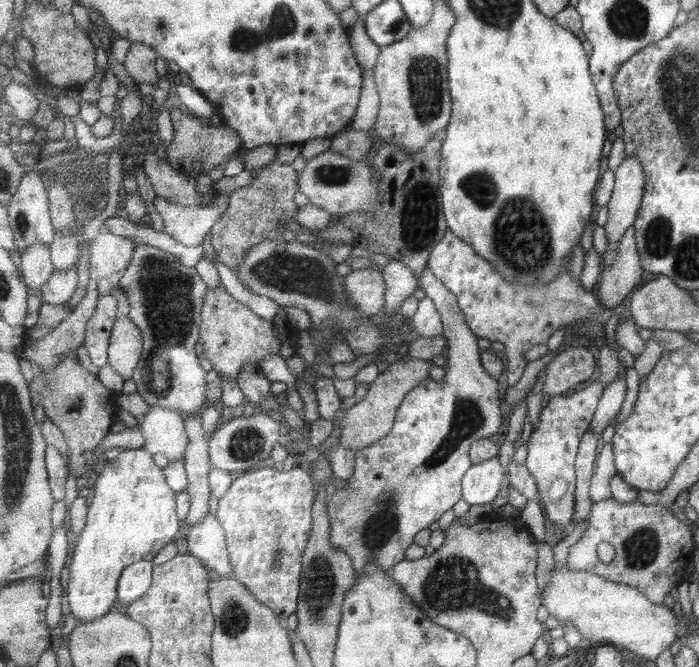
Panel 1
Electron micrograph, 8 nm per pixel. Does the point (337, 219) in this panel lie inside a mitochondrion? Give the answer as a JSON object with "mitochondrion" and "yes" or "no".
{"mitochondrion":"no"}

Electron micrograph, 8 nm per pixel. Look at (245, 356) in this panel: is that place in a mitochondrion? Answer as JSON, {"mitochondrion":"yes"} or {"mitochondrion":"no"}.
{"mitochondrion":"no"}

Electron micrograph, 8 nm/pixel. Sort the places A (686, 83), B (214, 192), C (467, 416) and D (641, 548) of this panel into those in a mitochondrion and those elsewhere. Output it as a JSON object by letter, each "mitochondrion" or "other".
{"A":"mitochondrion","B":"other","C":"mitochondrion","D":"mitochondrion"}

